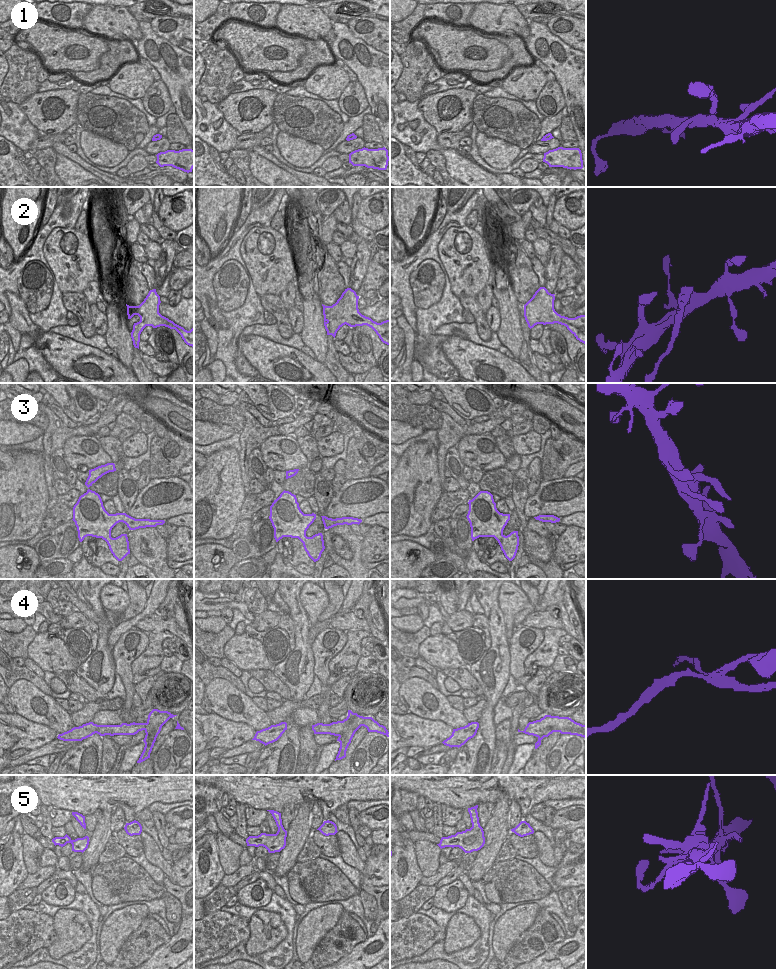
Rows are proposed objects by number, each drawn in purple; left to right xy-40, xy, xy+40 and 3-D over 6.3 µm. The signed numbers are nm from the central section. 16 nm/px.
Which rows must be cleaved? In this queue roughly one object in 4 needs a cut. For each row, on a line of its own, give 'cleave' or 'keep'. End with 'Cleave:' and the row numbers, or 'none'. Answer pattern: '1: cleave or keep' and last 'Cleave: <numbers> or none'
1: keep
2: cleave
3: keep
4: cleave
5: keep
Cleave: 2, 4

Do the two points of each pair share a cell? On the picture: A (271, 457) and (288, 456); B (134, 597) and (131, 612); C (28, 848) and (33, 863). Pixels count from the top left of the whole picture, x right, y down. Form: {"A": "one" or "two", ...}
{"A": "one", "B": "one", "C": "one"}

